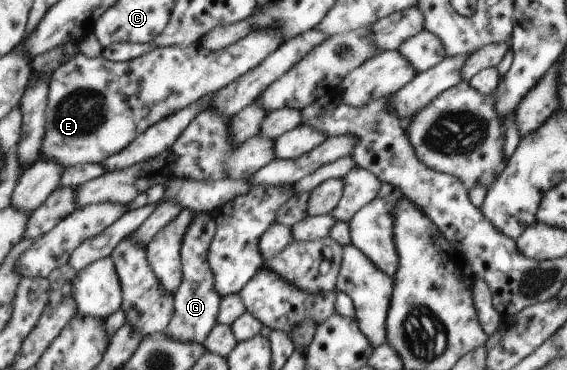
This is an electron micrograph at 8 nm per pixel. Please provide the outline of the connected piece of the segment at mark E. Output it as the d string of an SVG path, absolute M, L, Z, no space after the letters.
M266 27L254 29L234 44L215 51L198 43L160 47L128 62L111 61L106 56L88 58L83 53L78 54L58 68L48 80L47 125L41 156L60 163L66 169L86 163L103 163L109 156L126 148L153 124L186 108L208 93L216 93L256 68L281 45L282 40L283 36L274 27Z

